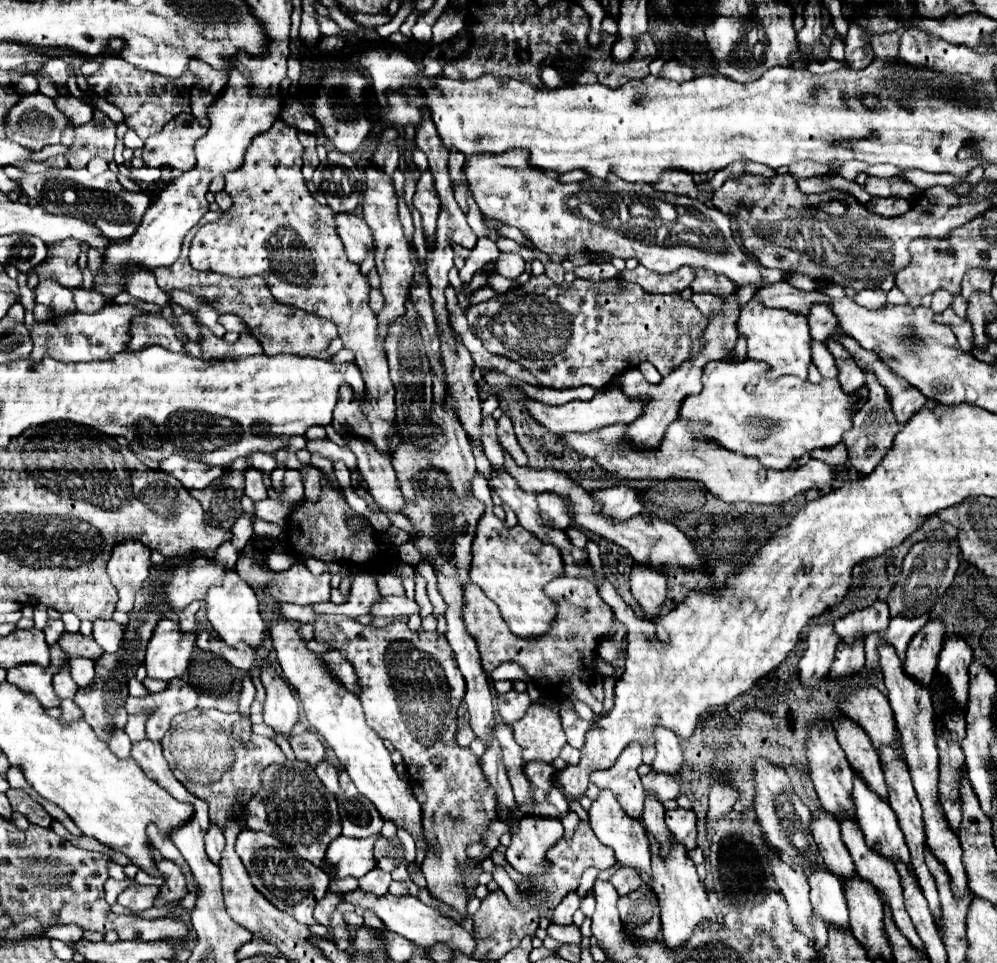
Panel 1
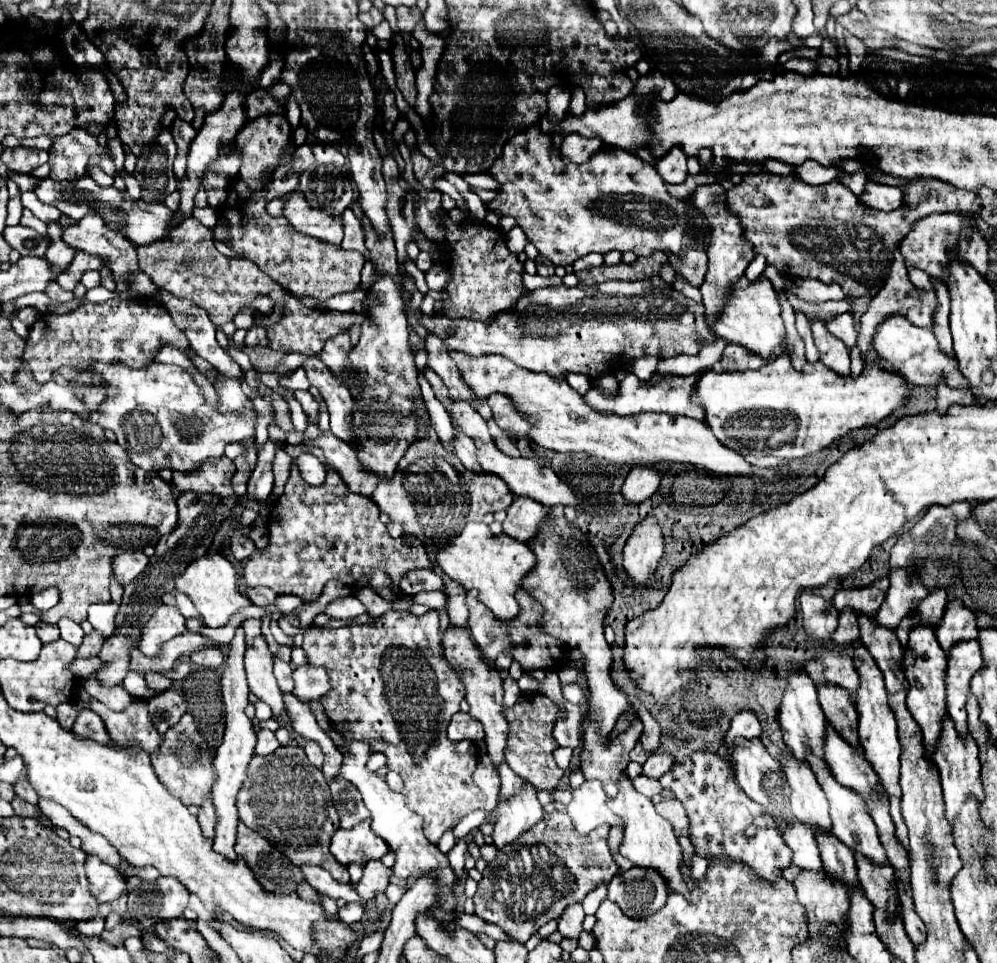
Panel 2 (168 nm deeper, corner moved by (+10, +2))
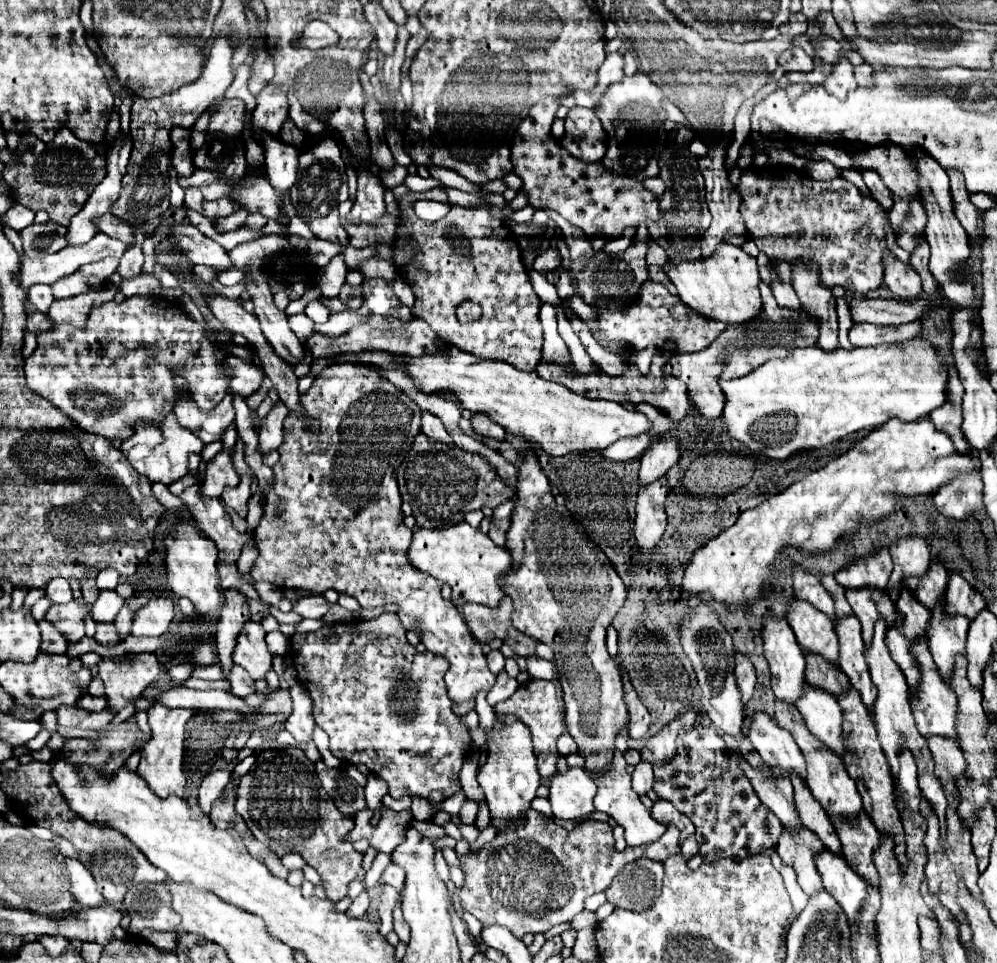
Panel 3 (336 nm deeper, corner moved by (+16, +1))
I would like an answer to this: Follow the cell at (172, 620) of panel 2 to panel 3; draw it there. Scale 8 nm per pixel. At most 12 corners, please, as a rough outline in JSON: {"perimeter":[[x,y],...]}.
{"perimeter":[[152,597],[136,611],[132,635],[162,635],[174,603]]}

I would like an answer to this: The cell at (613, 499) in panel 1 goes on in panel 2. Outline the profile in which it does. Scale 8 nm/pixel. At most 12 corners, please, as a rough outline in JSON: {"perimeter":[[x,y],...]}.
{"perimeter":[[634,466],[622,486],[632,504],[658,490],[666,470]]}

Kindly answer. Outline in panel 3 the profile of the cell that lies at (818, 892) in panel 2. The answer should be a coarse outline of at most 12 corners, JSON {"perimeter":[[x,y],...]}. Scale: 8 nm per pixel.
{"perimeter":[[802,831],[778,841],[780,859],[796,871],[808,897],[824,889],[816,869],[820,841]]}

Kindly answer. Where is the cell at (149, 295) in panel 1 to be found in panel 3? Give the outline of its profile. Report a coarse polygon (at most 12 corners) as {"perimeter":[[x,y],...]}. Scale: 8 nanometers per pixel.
{"perimeter":[[130,245],[120,259],[122,277],[138,275],[144,263],[140,245]]}

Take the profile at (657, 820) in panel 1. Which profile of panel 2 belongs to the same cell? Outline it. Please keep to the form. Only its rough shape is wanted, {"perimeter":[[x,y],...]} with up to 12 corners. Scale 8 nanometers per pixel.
{"perimeter":[[634,778],[632,784],[646,798],[660,794],[658,780]]}

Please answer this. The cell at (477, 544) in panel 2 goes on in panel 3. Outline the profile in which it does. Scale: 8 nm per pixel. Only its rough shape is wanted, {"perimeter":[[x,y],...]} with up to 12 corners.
{"perimeter":[[466,521],[416,529],[408,559],[452,603],[498,607],[508,549]]}

